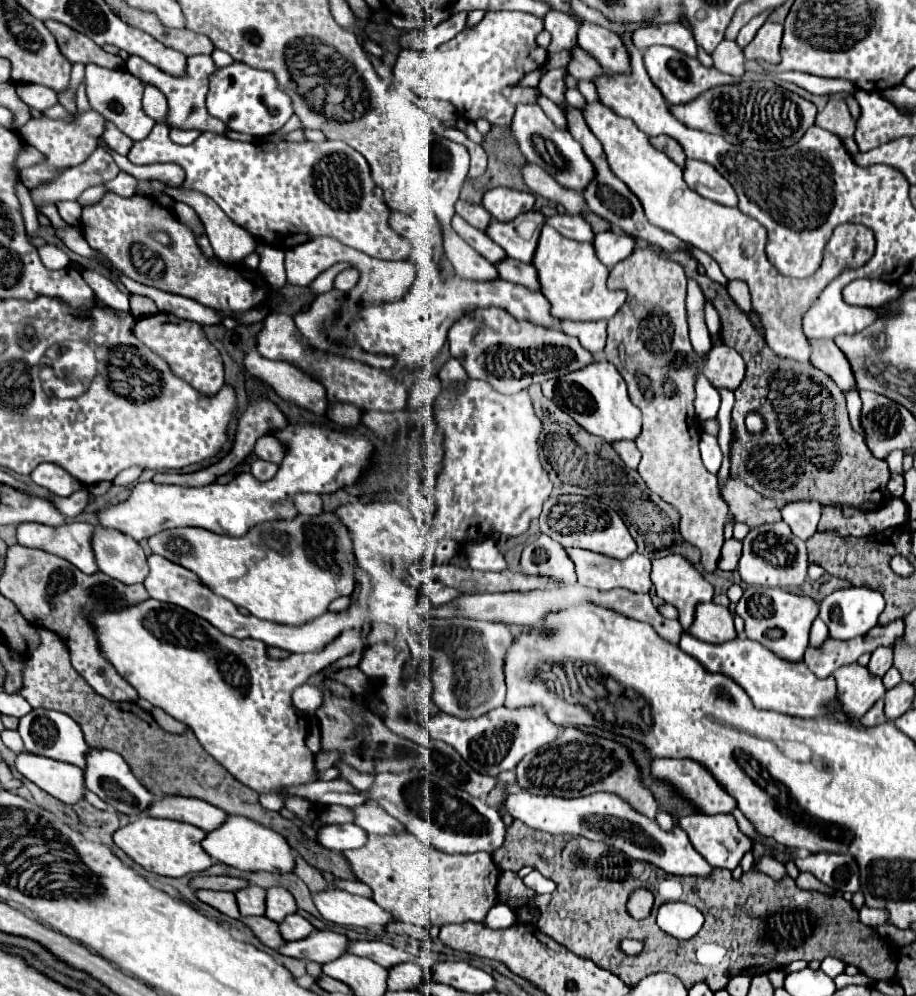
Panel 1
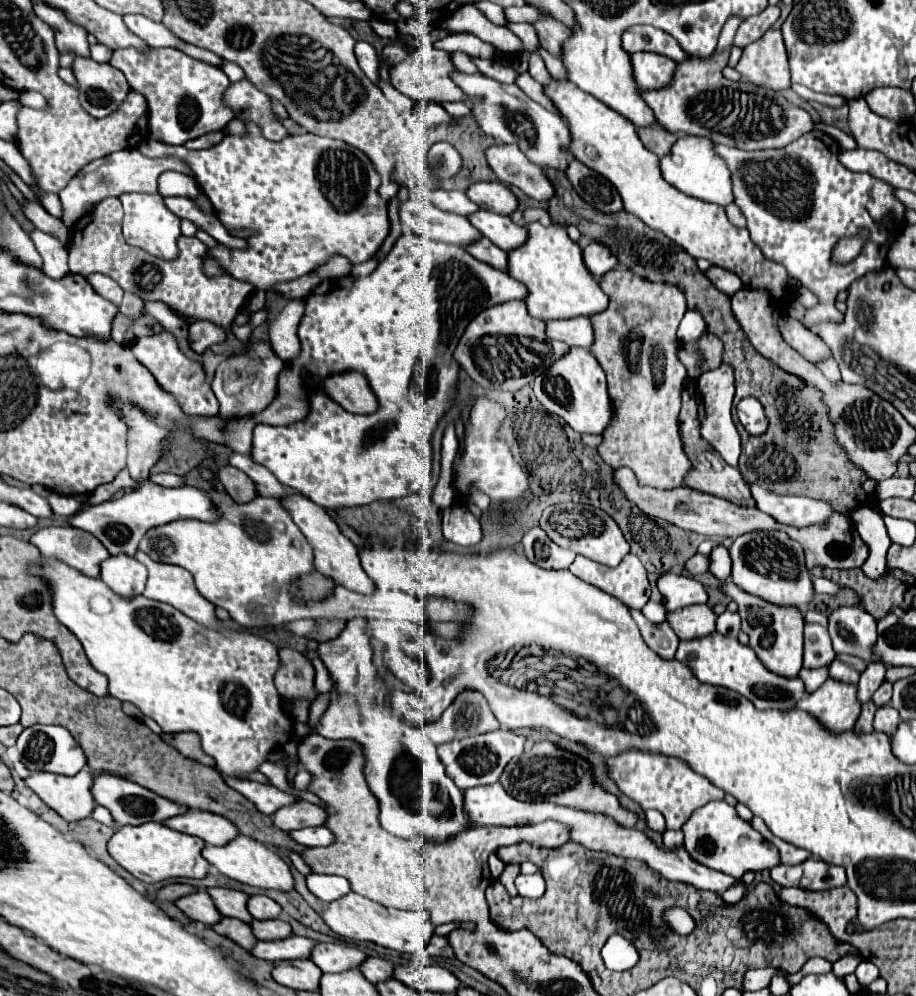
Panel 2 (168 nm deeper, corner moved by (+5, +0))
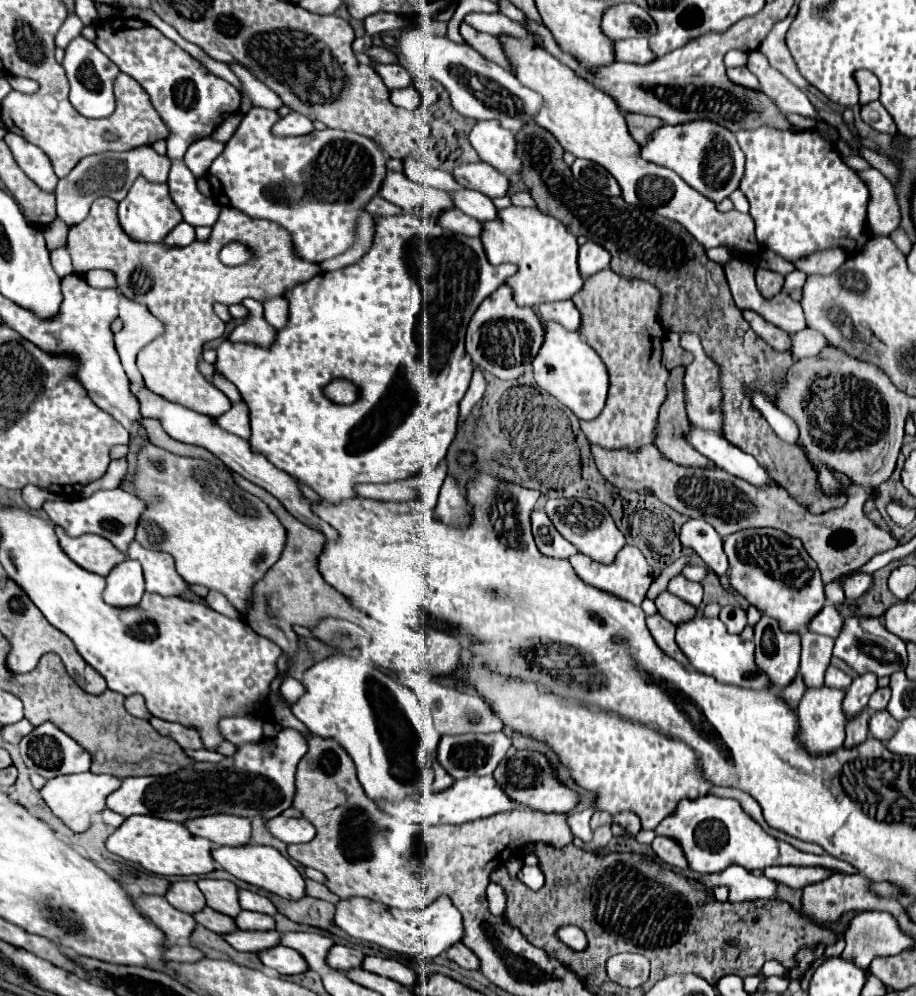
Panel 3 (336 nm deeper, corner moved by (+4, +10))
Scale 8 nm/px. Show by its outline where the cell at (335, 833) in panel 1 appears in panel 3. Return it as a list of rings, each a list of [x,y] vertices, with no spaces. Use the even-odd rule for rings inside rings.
[[[278,815],[266,823],[266,829],[270,831],[272,837],[284,841],[284,843],[308,843],[314,839],[316,829],[310,821],[304,817],[300,819],[290,819],[284,815]]]

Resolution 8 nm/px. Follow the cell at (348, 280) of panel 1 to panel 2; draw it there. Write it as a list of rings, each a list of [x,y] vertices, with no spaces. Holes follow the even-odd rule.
[[[369,259],[369,261],[361,263],[361,265],[353,265],[351,275],[353,277],[367,277],[367,275],[371,275],[375,271],[375,267],[377,267],[377,261],[375,259]]]

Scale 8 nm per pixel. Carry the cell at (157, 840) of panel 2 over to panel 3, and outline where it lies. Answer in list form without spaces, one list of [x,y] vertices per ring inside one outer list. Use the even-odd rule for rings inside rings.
[[[132,815],[128,817],[106,841],[108,851],[120,855],[122,859],[128,859],[132,863],[142,865],[146,871],[156,875],[206,875],[212,873],[214,859],[212,859],[212,847],[214,843],[202,837],[192,835],[184,825],[164,821],[152,815]]]

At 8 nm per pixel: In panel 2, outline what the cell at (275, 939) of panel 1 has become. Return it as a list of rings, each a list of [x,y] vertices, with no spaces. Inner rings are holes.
[[[223,917],[217,925],[213,925],[213,929],[219,935],[225,935],[225,937],[233,939],[235,943],[239,943],[245,949],[253,949],[255,943],[257,943],[257,937],[253,935],[251,925],[239,921],[239,919],[233,919],[233,917]]]

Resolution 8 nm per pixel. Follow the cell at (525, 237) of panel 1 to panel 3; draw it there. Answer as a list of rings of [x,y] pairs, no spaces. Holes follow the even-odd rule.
[[[460,189],[460,191],[450,193],[450,199],[456,205],[456,209],[478,219],[480,223],[496,219],[494,203],[488,197],[484,197],[482,193],[476,193],[476,191],[470,191],[470,189]]]

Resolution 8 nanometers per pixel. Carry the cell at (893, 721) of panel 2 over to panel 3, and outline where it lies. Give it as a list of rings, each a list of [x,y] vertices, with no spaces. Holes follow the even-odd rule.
[[[882,711],[882,713],[872,713],[870,717],[870,735],[882,743],[888,743],[892,739],[892,735],[896,733],[898,729],[898,721],[888,713],[888,711]]]

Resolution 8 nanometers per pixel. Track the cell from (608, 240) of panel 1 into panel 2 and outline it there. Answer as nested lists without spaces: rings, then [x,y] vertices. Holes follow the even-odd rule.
[[[591,241],[585,249],[583,249],[583,261],[587,265],[587,269],[599,279],[601,275],[605,275],[607,271],[611,271],[619,259],[613,255],[613,251],[609,251],[609,247],[605,247],[599,241]]]

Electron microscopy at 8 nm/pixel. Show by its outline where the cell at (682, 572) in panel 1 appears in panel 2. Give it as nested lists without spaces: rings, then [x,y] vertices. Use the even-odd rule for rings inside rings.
[[[665,573],[659,577],[657,587],[663,595],[663,603],[667,611],[677,611],[681,607],[707,601],[705,587],[699,581],[685,577],[685,575]]]

